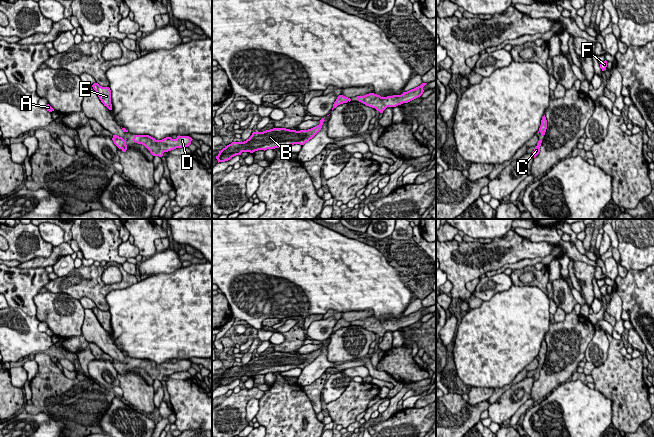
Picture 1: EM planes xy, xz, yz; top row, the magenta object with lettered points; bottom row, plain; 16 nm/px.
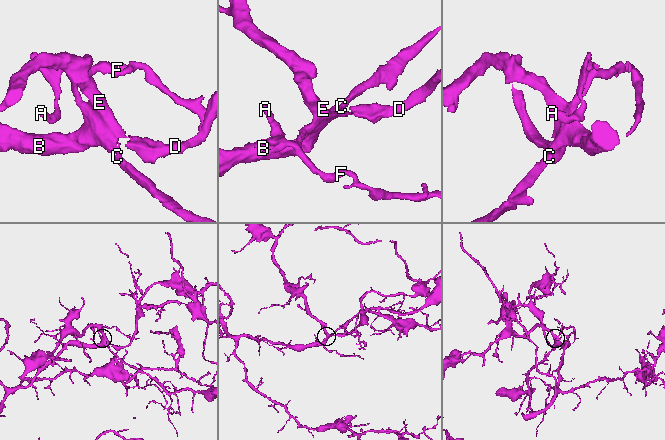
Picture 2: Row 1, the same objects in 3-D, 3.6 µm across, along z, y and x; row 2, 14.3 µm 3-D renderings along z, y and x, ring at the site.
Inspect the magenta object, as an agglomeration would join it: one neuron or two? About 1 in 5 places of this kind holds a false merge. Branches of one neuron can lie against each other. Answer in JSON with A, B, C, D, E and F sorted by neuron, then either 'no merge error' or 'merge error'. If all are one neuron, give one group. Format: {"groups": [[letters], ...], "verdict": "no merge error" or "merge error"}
{"groups": [["A", "B", "C", "D", "E", "F"]], "verdict": "no merge error"}

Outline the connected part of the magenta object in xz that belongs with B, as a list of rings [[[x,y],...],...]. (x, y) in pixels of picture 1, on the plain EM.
[[[322,342],[319,349],[308,354],[273,352],[263,356],[253,356],[244,366],[232,366],[225,370],[219,375],[216,383],[219,387],[228,385],[236,379],[241,379],[242,376],[253,377],[258,374],[284,372],[294,368],[304,369],[321,354],[324,345]]]

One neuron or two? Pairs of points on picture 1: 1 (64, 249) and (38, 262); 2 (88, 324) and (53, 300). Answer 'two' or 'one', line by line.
1: one
2: two

